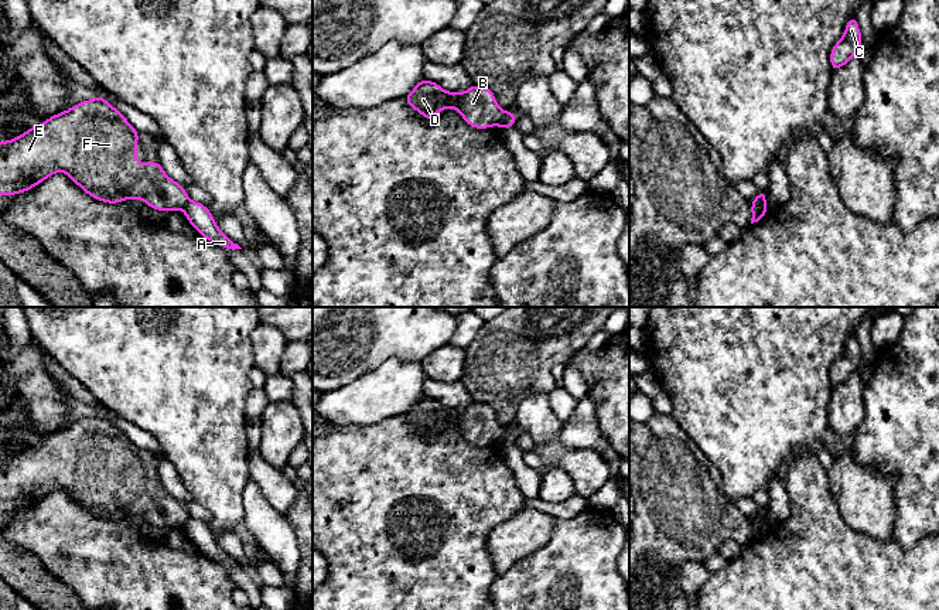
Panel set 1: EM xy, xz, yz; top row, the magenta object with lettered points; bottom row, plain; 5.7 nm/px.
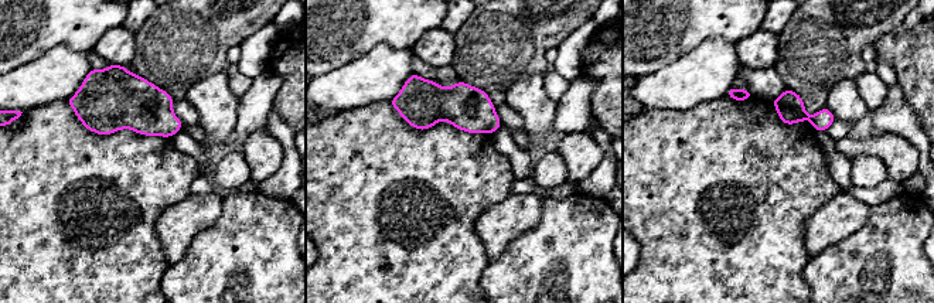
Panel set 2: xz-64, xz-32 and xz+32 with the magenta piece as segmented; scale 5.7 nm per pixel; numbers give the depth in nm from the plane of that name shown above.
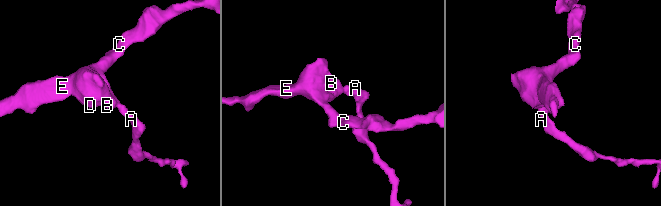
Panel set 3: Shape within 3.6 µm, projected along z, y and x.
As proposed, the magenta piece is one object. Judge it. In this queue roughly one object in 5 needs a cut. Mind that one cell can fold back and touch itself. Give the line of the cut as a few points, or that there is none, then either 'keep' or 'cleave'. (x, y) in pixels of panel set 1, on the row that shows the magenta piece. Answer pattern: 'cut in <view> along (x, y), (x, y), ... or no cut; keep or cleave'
cut in xz along (505, 112), (502, 126); cleave

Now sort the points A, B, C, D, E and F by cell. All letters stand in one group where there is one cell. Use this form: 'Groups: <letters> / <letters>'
Groups: A / B C D E F

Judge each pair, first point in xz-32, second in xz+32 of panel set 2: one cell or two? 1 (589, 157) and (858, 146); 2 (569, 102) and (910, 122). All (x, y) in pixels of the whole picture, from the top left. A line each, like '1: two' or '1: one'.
1: one
2: one

